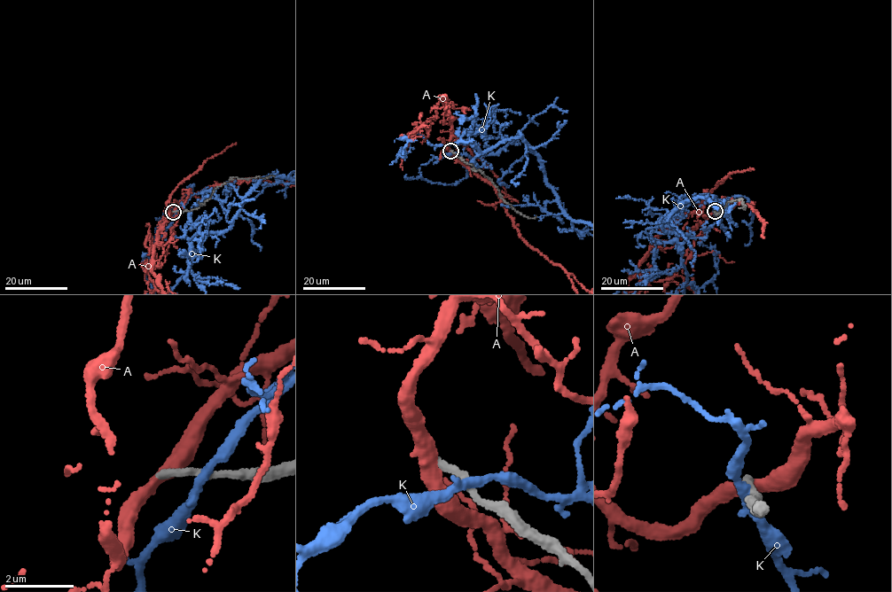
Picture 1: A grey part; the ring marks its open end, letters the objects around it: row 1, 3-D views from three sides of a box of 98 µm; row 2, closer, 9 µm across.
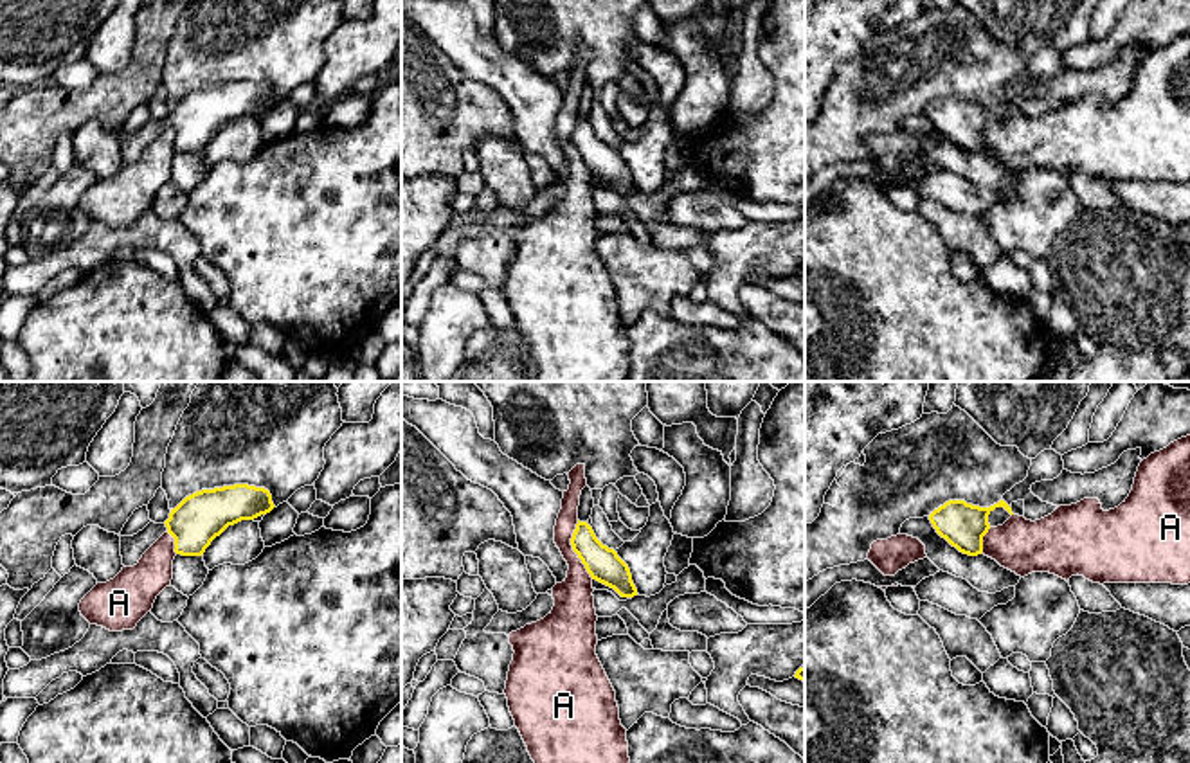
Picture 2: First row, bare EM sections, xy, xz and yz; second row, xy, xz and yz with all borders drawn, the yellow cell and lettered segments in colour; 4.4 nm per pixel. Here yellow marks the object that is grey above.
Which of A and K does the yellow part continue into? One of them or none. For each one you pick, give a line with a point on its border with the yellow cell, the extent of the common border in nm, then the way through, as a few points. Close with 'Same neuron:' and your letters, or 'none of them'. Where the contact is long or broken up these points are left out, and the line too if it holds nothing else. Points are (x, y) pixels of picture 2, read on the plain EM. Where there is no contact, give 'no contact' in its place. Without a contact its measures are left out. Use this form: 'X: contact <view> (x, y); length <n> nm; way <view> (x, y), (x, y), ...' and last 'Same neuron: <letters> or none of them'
Same neuron: none of them

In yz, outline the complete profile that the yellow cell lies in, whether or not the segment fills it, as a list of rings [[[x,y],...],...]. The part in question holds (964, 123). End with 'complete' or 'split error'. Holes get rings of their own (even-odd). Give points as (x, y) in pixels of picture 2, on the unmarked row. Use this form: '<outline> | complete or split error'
[[[949,97],[929,112],[936,130],[952,144],[969,153],[983,149],[983,133],[990,124],[1003,122],[1012,113],[1012,104],[999,97],[990,104]]] | split error

